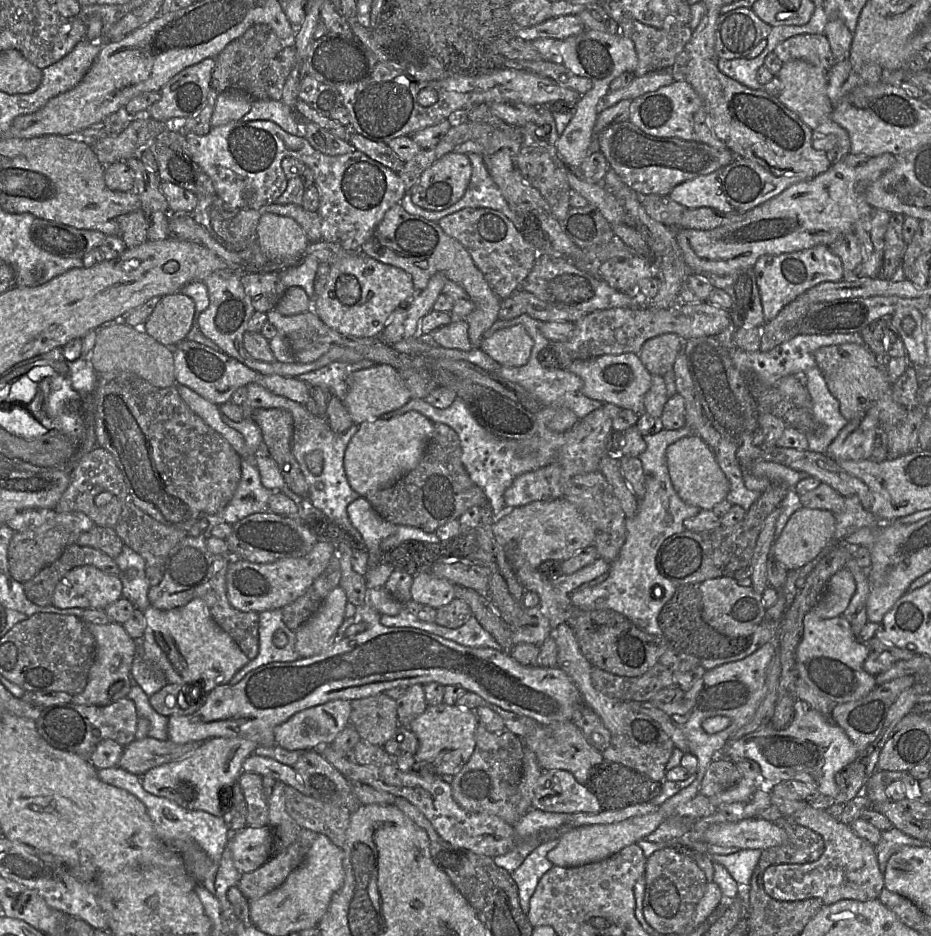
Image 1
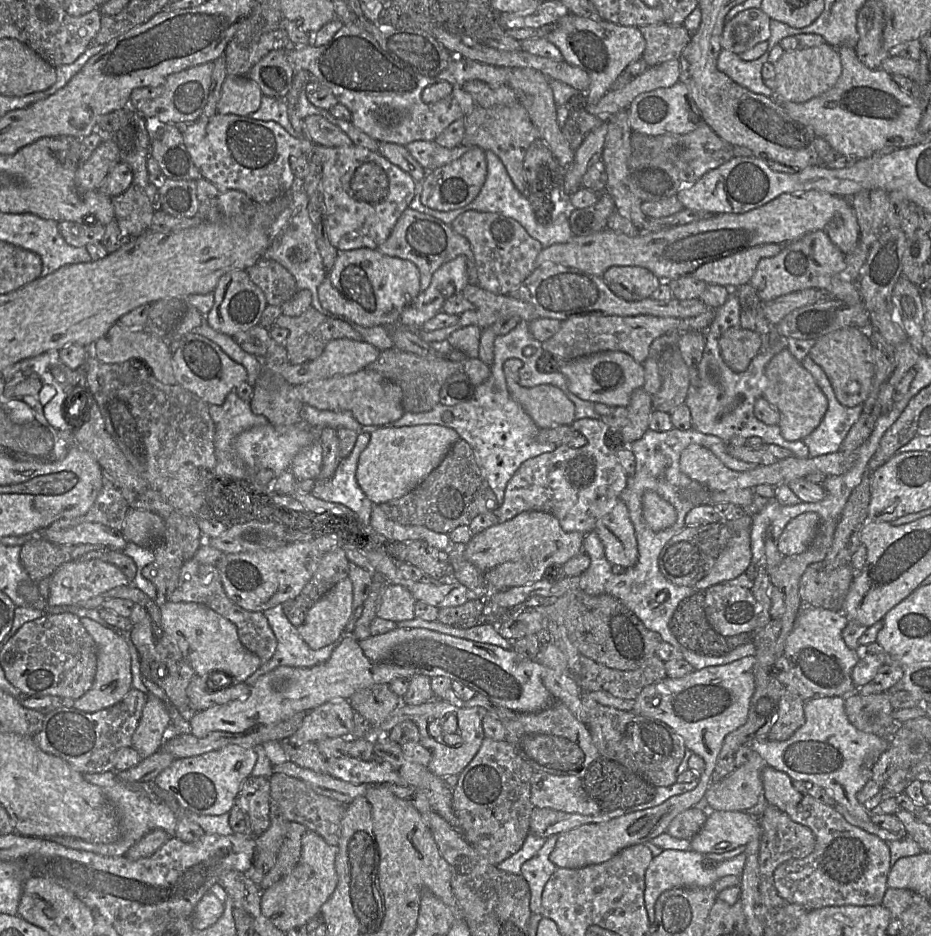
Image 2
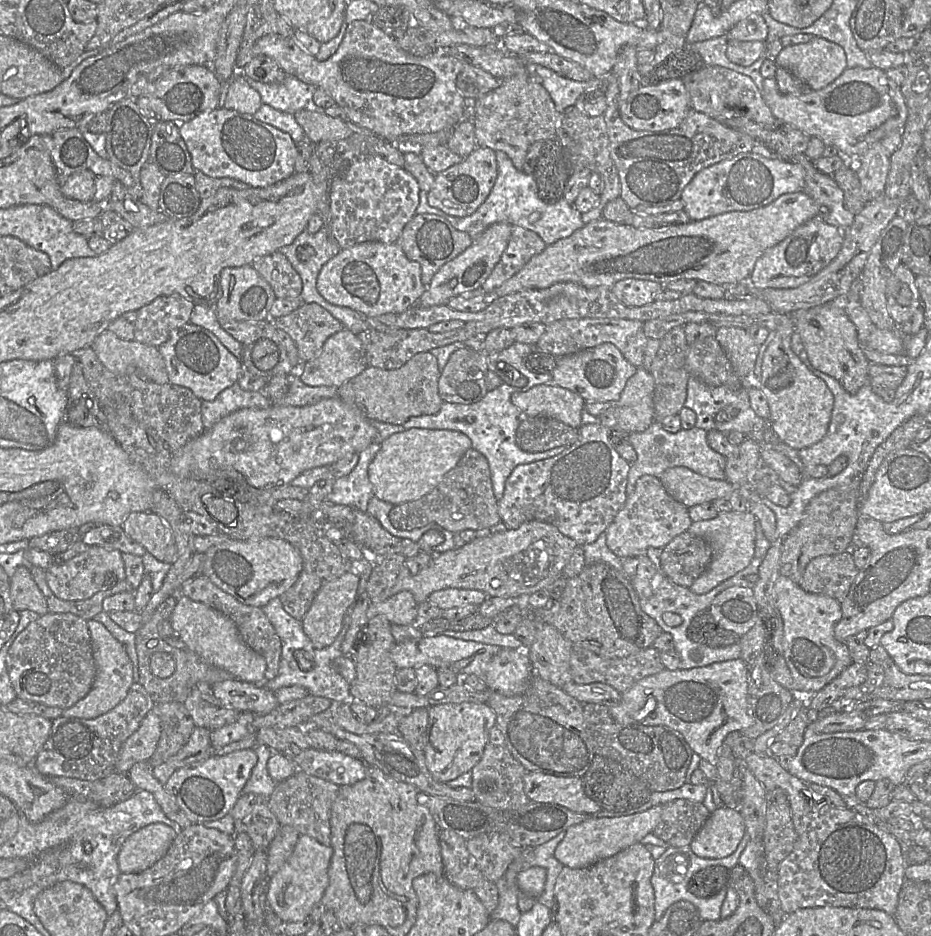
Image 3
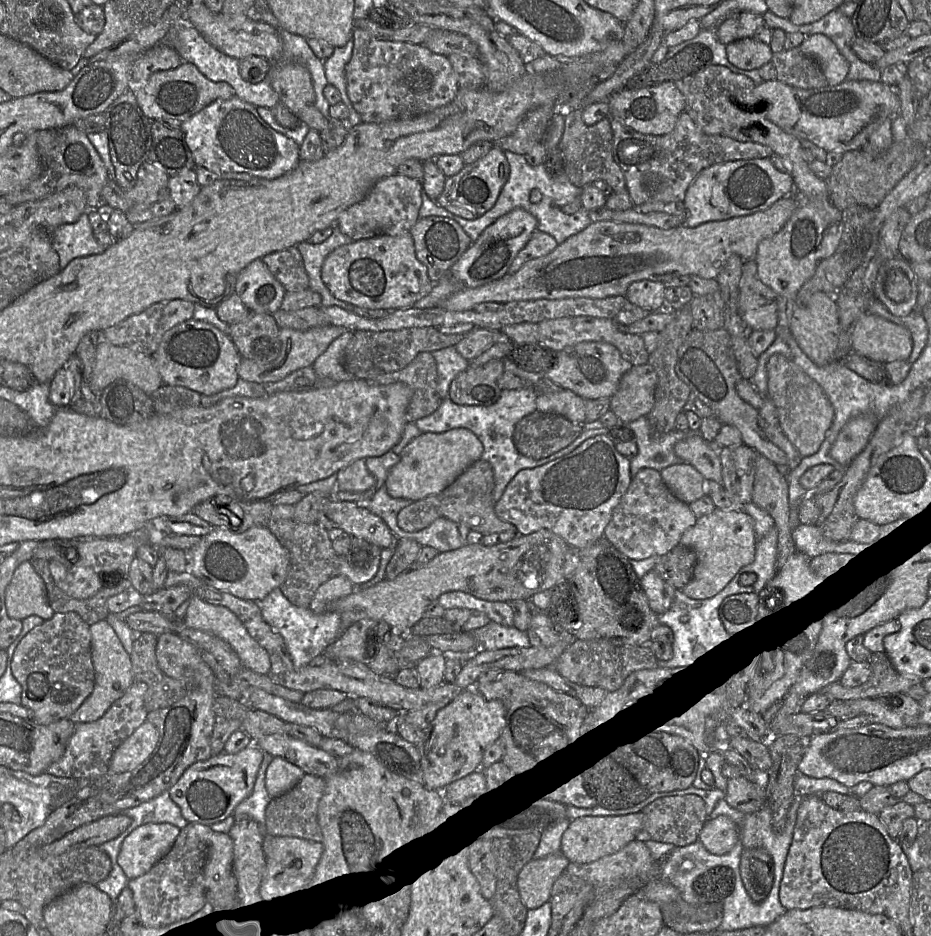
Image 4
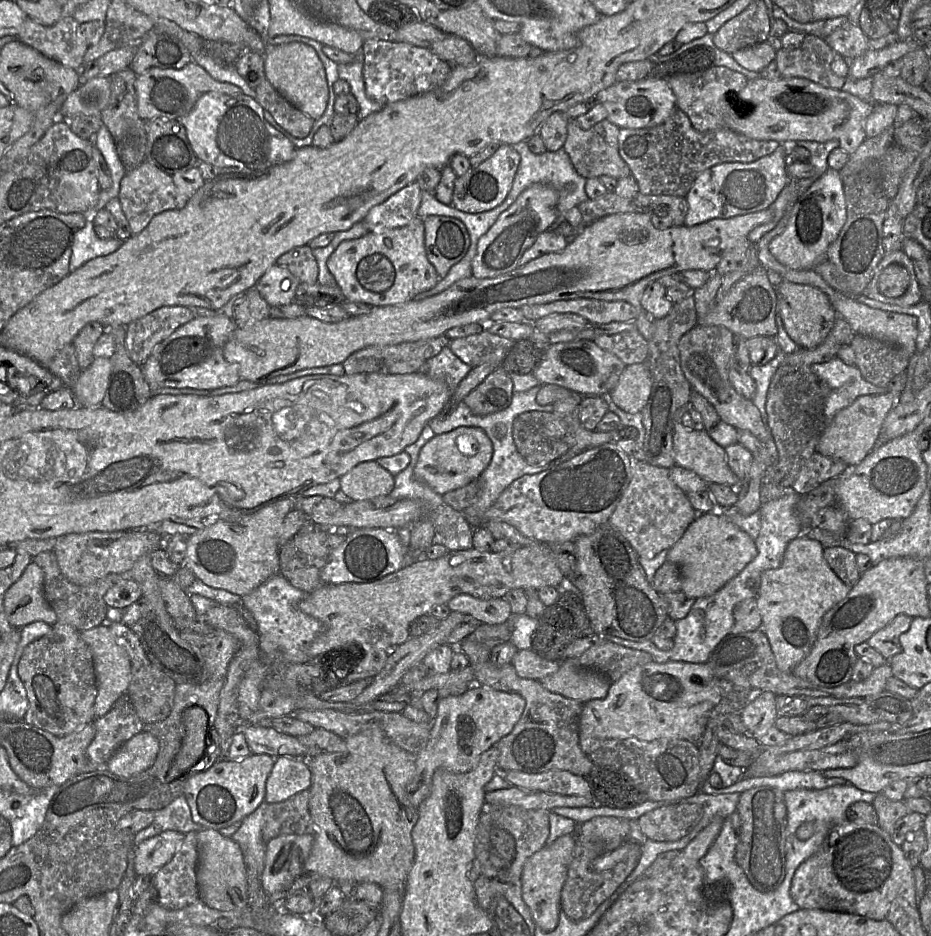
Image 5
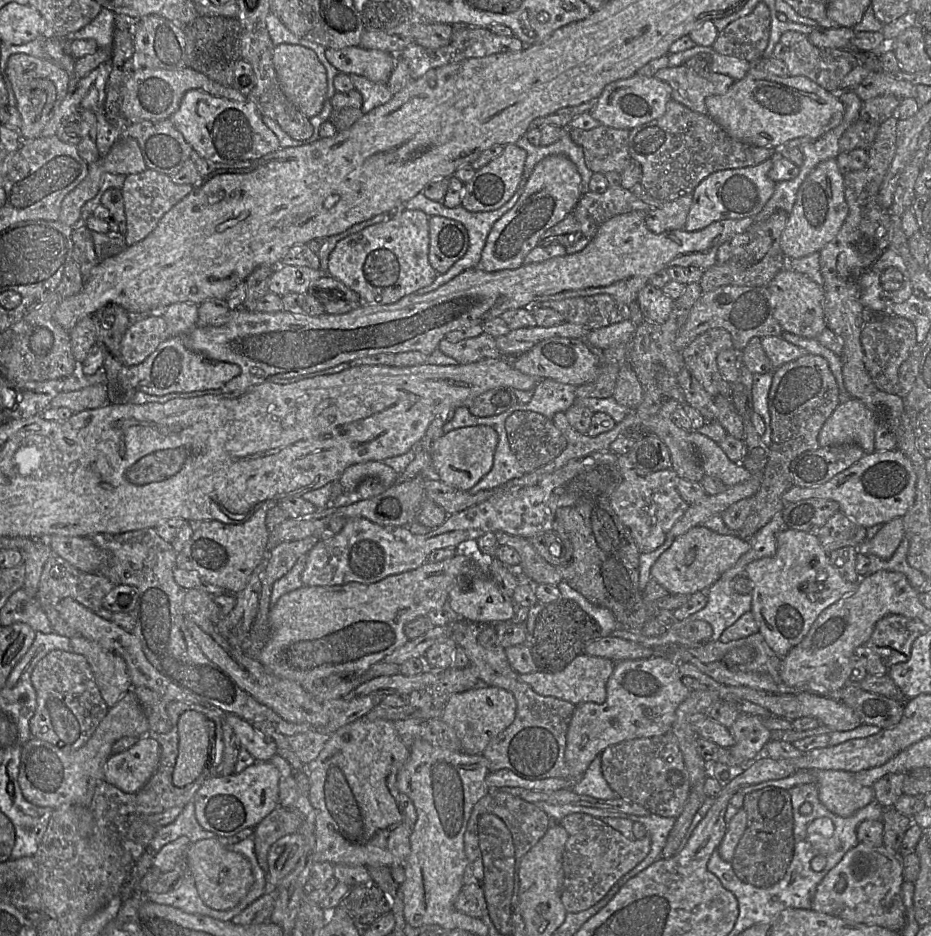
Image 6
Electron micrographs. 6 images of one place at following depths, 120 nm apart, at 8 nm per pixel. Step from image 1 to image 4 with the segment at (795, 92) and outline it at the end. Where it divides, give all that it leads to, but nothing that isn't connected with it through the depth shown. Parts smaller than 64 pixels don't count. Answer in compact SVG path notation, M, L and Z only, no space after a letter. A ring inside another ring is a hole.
M824 34L807 36L799 50L817 61L829 86L836 86L846 80L849 63L834 42Z

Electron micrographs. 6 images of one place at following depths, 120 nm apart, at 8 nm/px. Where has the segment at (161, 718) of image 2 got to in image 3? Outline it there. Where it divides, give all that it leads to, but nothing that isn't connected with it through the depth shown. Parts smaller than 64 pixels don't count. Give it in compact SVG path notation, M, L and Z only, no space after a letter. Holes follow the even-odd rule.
M149 711L138 730L123 744L116 762L116 771L127 774L131 767L148 761L155 753L161 737L161 721L153 711Z

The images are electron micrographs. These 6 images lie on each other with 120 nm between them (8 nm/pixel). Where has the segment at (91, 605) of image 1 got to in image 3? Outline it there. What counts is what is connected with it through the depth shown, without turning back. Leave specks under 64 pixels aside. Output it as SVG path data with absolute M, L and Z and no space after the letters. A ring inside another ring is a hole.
M90 546L86 551L46 570L46 580L53 594L62 600L86 600L99 591L107 590L126 580L122 553L119 550Z

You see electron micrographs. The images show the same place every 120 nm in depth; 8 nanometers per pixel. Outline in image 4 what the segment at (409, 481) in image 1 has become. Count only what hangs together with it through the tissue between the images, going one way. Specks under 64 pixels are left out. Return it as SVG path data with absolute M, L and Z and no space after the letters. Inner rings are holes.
M481 458L440 493L429 495L404 507L397 515L398 526L404 531L415 532L429 526L436 519L444 517L483 535L504 531L517 532L513 524L497 516L493 501L494 487L493 468L489 462Z

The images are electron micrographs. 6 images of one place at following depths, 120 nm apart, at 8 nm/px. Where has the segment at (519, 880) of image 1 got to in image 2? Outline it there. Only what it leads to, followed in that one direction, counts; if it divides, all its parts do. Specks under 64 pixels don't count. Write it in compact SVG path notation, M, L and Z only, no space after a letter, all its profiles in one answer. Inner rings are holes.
M559 835L548 837L537 854L521 867L520 875L527 881L531 892L531 913L541 914L543 912L542 893L544 887L552 874L558 869L550 860L550 854L556 846L558 837Z

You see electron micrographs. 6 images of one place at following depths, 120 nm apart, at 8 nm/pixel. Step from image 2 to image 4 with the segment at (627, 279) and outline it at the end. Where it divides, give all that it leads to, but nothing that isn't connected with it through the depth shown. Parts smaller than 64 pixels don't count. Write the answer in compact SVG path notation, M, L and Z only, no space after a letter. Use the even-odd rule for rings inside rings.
M641 280L630 284L625 297L651 313L666 307L665 289L663 282Z

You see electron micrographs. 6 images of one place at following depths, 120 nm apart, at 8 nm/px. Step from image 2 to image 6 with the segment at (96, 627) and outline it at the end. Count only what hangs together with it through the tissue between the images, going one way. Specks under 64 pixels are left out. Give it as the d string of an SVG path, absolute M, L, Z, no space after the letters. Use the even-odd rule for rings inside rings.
M81 635L71 637L70 645L72 652L88 659L101 696L109 709L112 708L131 689L126 661Z

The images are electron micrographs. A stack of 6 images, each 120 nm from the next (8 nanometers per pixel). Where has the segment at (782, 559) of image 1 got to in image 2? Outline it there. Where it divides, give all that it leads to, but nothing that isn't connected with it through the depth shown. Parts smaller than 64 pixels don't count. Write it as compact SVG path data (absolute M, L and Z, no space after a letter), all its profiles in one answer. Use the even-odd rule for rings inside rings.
M806 512L793 518L781 533L777 548L784 556L804 552L815 538L820 526L820 517L815 512Z

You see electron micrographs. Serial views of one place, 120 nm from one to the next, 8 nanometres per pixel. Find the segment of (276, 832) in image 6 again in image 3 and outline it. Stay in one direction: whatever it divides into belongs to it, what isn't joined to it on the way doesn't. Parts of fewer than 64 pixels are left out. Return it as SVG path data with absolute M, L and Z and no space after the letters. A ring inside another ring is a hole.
M301 770L296 771L284 781L278 782L269 797L269 807L281 825L288 825L302 835L308 835L325 846L331 845L330 814L339 785Z

